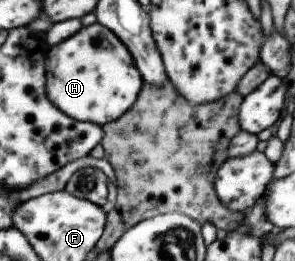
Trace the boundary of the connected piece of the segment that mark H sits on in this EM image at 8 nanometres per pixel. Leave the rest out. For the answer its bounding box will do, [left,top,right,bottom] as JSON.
[44,22,144,127]

